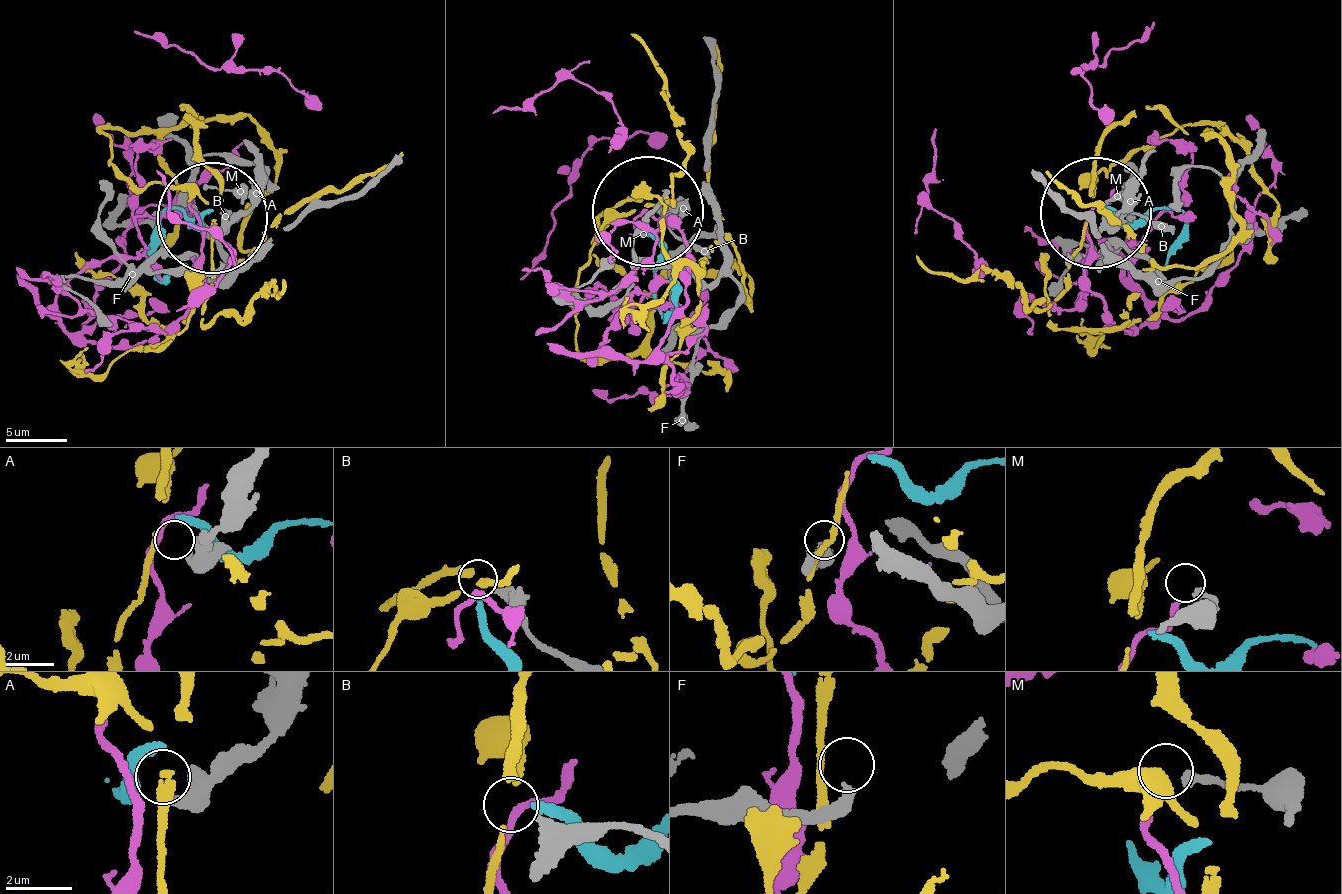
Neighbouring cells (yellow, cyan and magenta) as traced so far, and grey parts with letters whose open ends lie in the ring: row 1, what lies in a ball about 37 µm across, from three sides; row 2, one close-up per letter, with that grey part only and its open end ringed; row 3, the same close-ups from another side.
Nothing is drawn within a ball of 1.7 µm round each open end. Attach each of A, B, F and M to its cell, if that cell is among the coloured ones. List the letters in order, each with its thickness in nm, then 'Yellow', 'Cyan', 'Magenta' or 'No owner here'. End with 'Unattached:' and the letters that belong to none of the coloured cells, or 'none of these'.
A: Thickness 340 nm. No owner here
B: Thickness 340 nm. Yellow
F: Thickness 360 nm. No owner here
M: Thickness 280 nm. Magenta
Unattached: A, F

